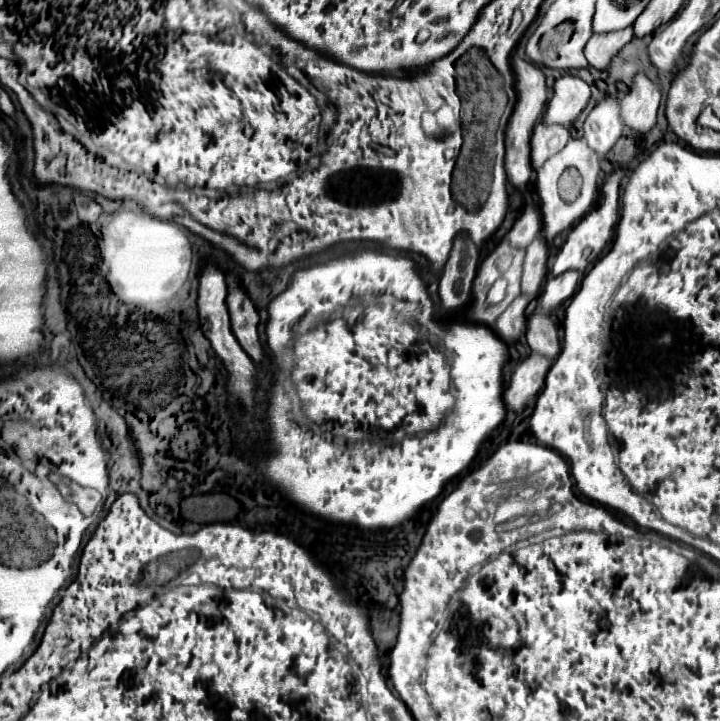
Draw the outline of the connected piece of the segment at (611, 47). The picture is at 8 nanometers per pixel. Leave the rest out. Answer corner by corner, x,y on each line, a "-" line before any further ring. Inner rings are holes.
633,25
621,29
621,31
609,31
609,33
595,33
587,47
585,57
591,67
595,69
607,69
611,57
633,37

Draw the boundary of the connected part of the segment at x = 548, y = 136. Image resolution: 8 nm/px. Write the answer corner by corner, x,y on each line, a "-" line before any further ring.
537,123
533,129
531,137
531,163
533,167
541,167
545,159
549,159
553,153
561,151
565,143
569,141
571,133
565,125
547,125
547,123

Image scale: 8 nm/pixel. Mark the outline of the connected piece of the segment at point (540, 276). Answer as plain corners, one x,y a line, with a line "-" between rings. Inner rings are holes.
537,235
537,239
531,241
527,247
527,257
523,263
523,279
521,279
521,291
537,297
539,287
547,275
547,257
549,257
549,247
547,241

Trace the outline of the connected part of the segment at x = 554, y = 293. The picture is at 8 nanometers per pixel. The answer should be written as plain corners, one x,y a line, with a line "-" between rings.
565,271
557,277
551,277
547,283
545,283
545,289
543,289
543,295
541,295
541,307
543,309
557,309
561,303
565,303
575,287
577,287
577,281
579,281
579,273
577,271

